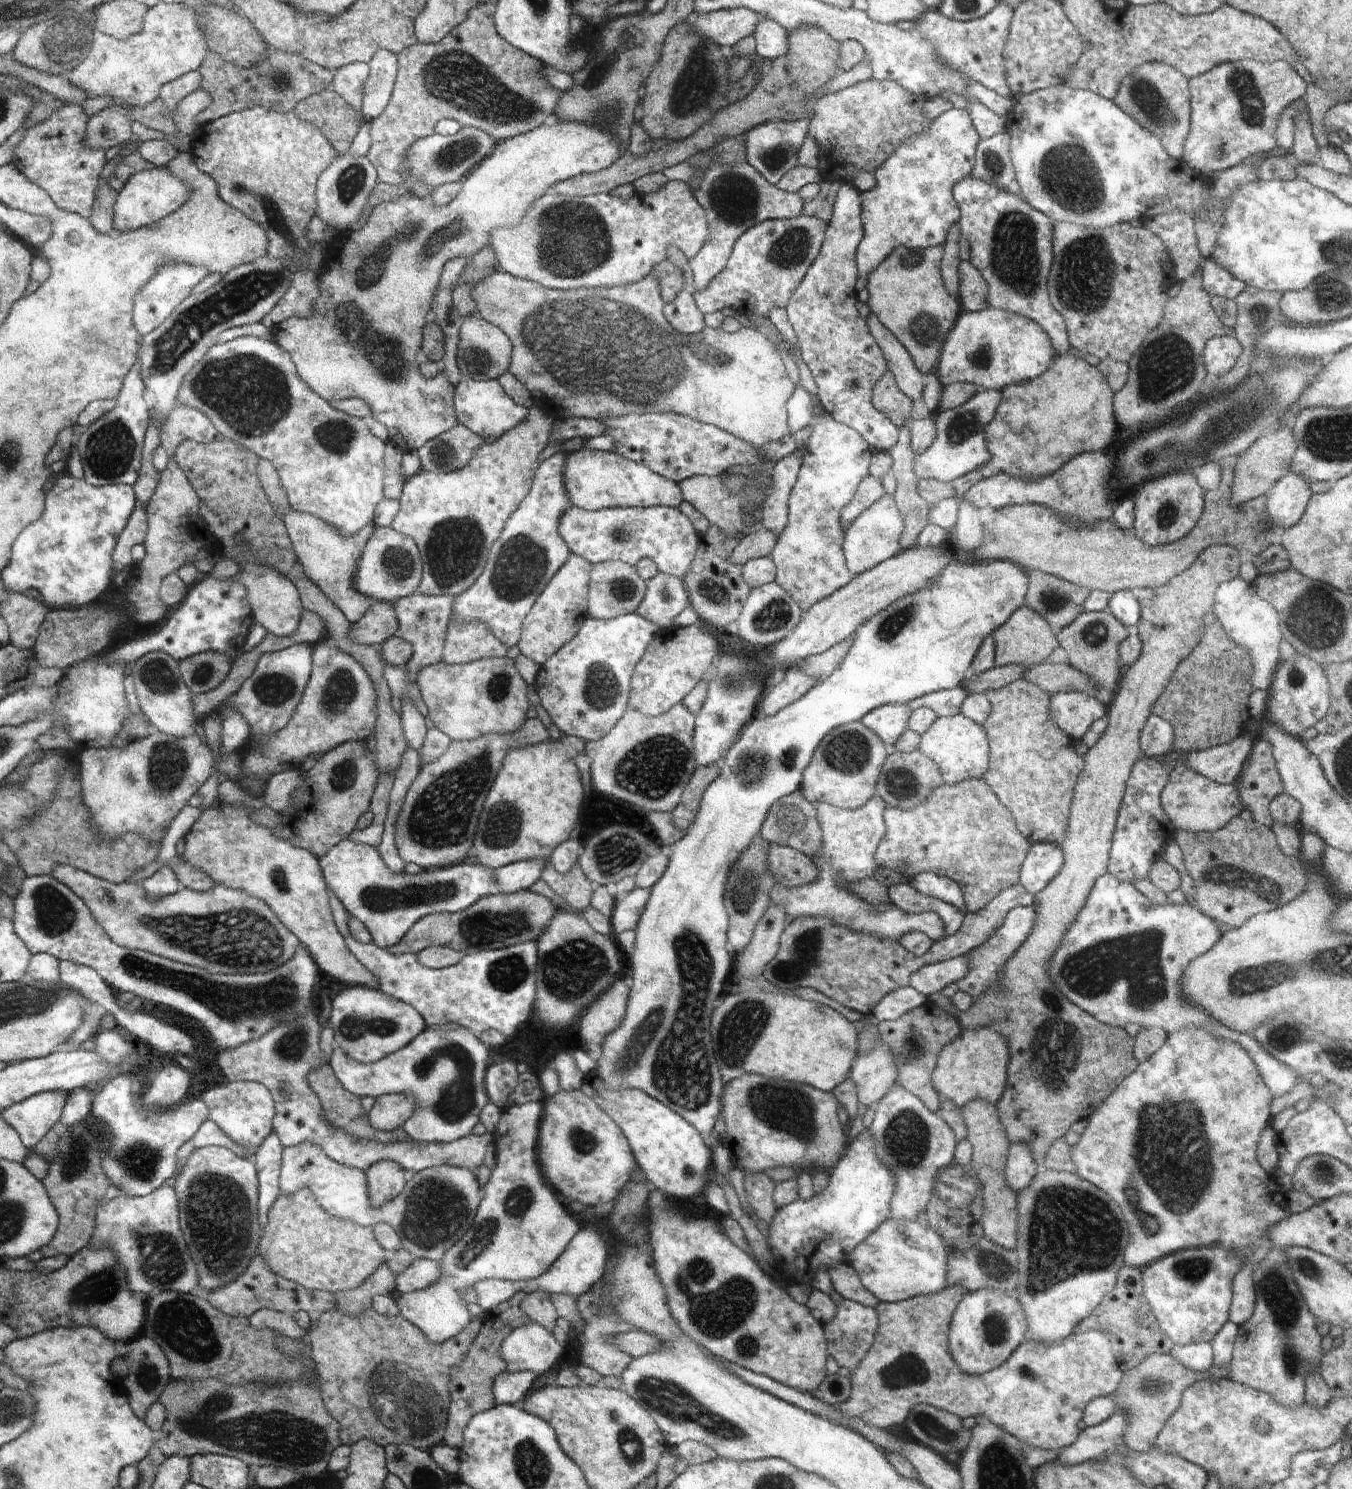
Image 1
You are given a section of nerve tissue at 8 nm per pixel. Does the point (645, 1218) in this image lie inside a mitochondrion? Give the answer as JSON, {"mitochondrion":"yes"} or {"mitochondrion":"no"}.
{"mitochondrion":"no"}

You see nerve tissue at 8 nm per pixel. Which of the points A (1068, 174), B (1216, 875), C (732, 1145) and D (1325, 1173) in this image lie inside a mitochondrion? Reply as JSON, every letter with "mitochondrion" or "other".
{"A":"mitochondrion","B":"mitochondrion","C":"other","D":"mitochondrion"}

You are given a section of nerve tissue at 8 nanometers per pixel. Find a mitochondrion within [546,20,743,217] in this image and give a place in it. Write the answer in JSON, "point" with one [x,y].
{"point":[697,84]}

